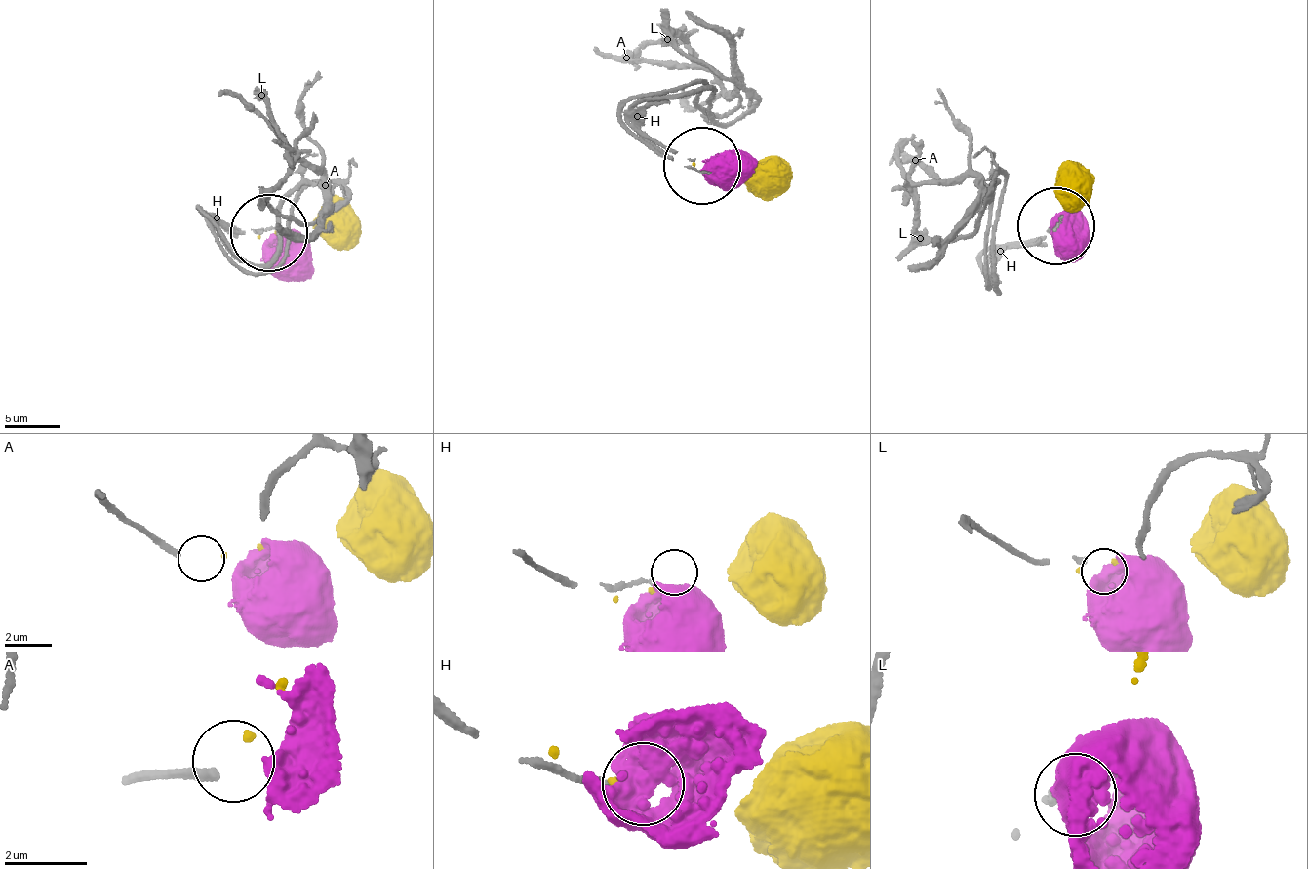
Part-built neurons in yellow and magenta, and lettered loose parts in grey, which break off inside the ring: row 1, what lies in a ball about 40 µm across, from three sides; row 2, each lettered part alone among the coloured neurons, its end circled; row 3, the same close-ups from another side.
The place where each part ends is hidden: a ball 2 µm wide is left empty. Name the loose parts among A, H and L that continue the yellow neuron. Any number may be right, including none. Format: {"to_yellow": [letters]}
{"to_yellow": ["A"]}

